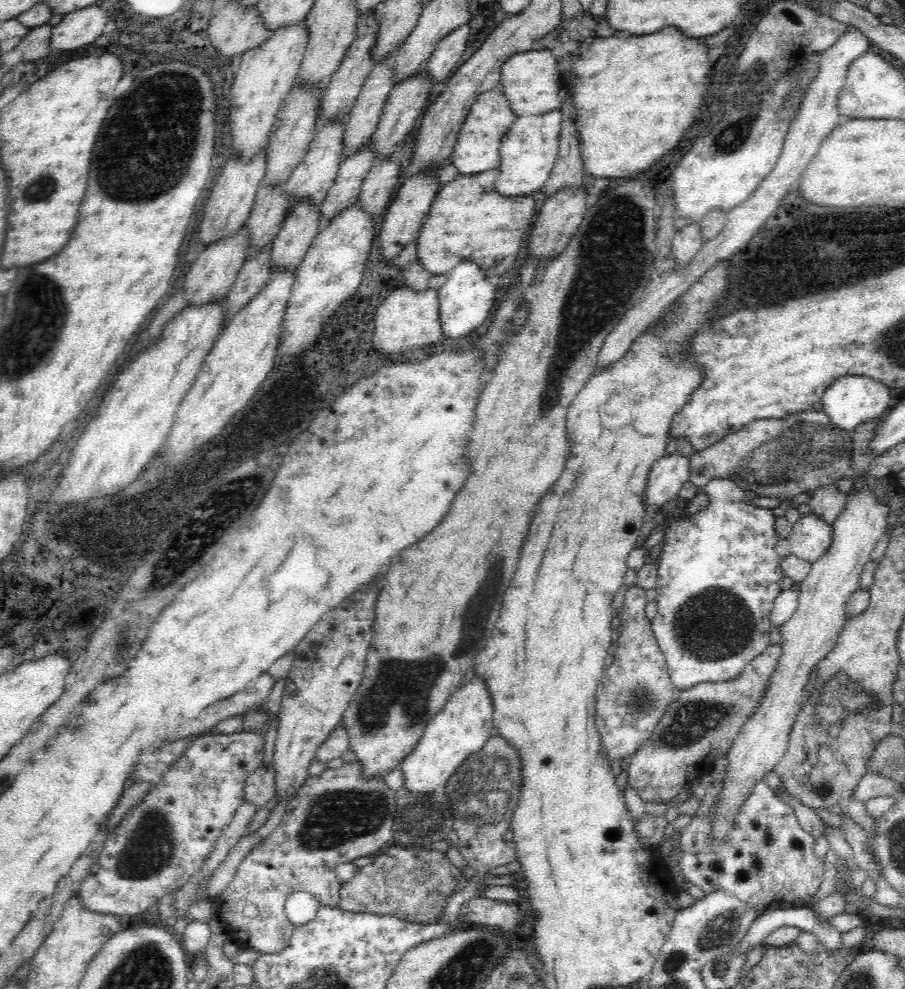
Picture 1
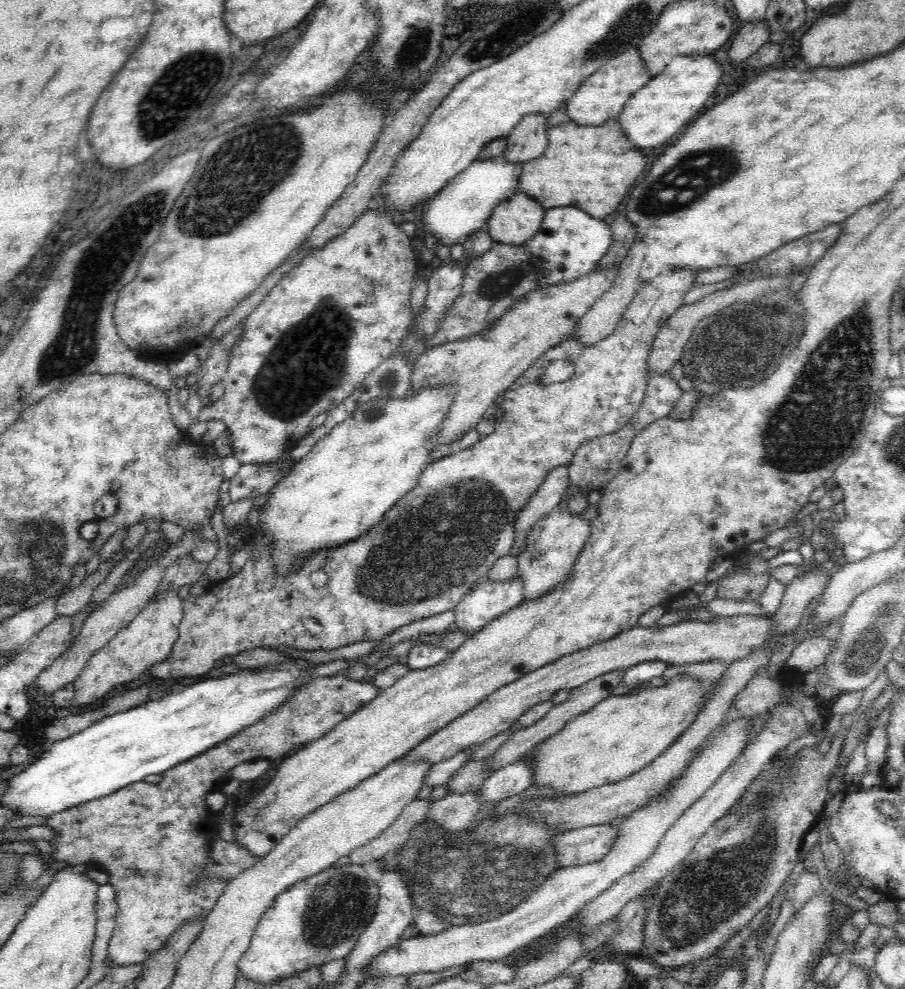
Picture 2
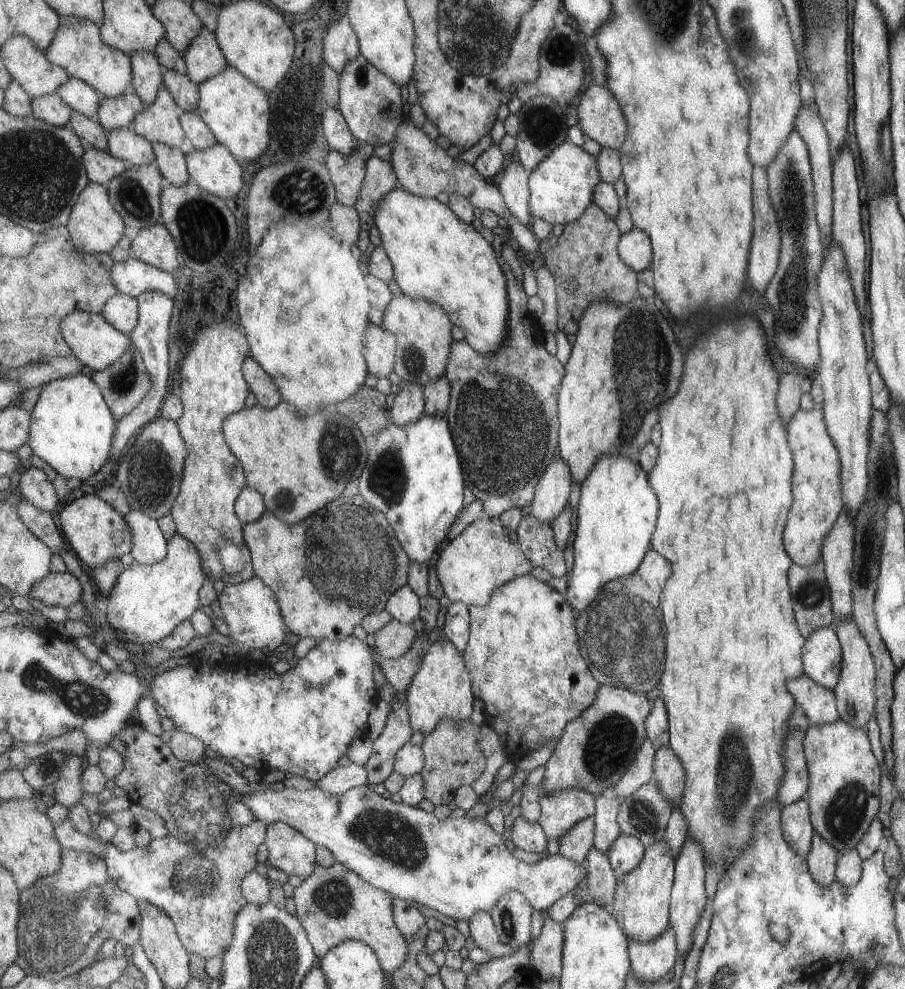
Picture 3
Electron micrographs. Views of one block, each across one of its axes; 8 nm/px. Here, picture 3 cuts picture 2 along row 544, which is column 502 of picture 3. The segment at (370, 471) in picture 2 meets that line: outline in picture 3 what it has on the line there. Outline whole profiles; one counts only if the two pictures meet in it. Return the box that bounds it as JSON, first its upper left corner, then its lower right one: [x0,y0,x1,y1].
[373,187,509,354]

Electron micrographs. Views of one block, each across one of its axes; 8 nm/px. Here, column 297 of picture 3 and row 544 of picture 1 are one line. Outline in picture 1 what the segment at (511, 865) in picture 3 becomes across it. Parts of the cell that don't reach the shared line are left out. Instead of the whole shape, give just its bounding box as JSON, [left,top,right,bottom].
[787,512,832,563]

